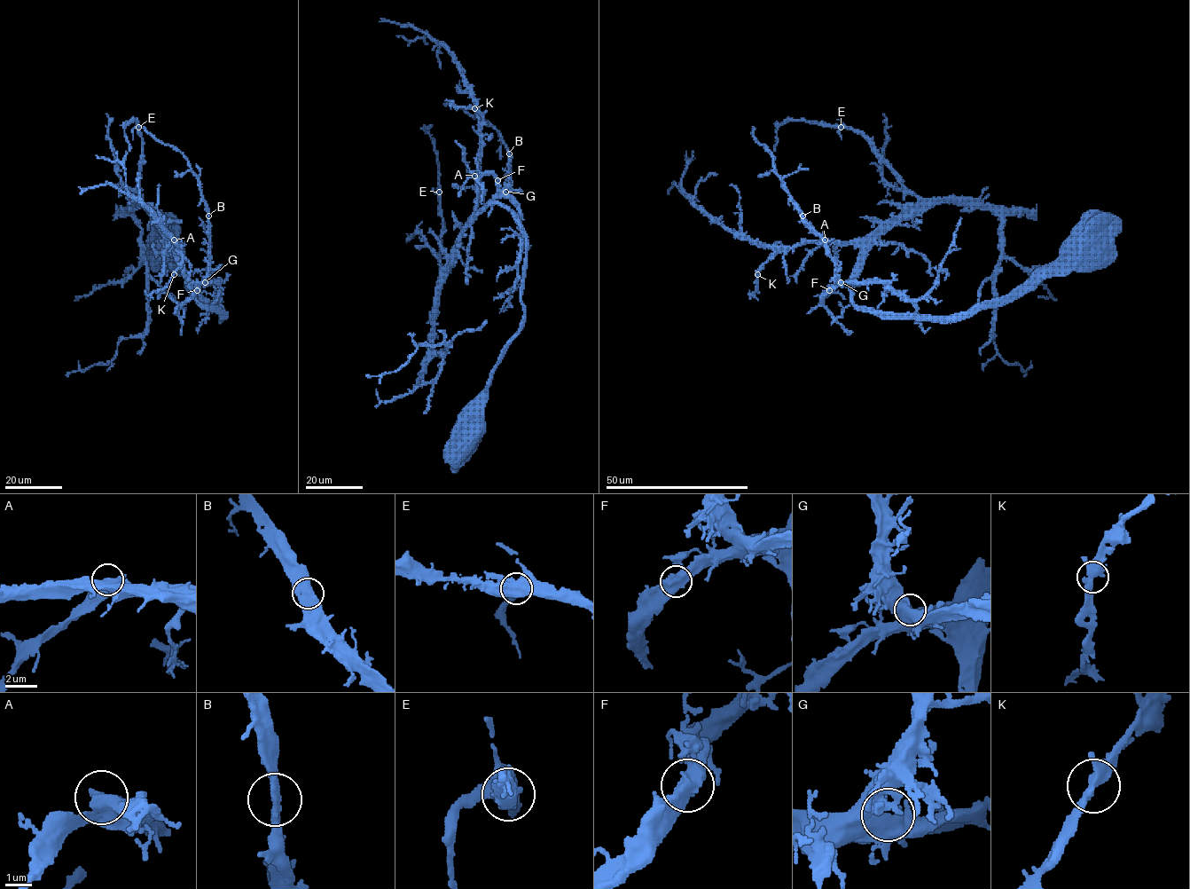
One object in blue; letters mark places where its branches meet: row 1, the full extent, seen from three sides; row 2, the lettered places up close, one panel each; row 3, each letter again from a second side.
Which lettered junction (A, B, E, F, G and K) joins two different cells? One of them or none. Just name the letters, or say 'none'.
none

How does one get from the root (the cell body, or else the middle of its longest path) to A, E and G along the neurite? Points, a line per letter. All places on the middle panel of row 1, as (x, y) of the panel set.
A: (470, 436), (468, 412), (523, 318), (526, 247), (505, 207), (476, 212), (474, 176)
E: (470, 436), (468, 412), (523, 318), (526, 237), (505, 207), (489, 204), (442, 269), (440, 192)
G: (470, 436), (468, 412), (485, 394), (523, 318), (526, 237), (520, 221), (493, 200), (505, 192)

